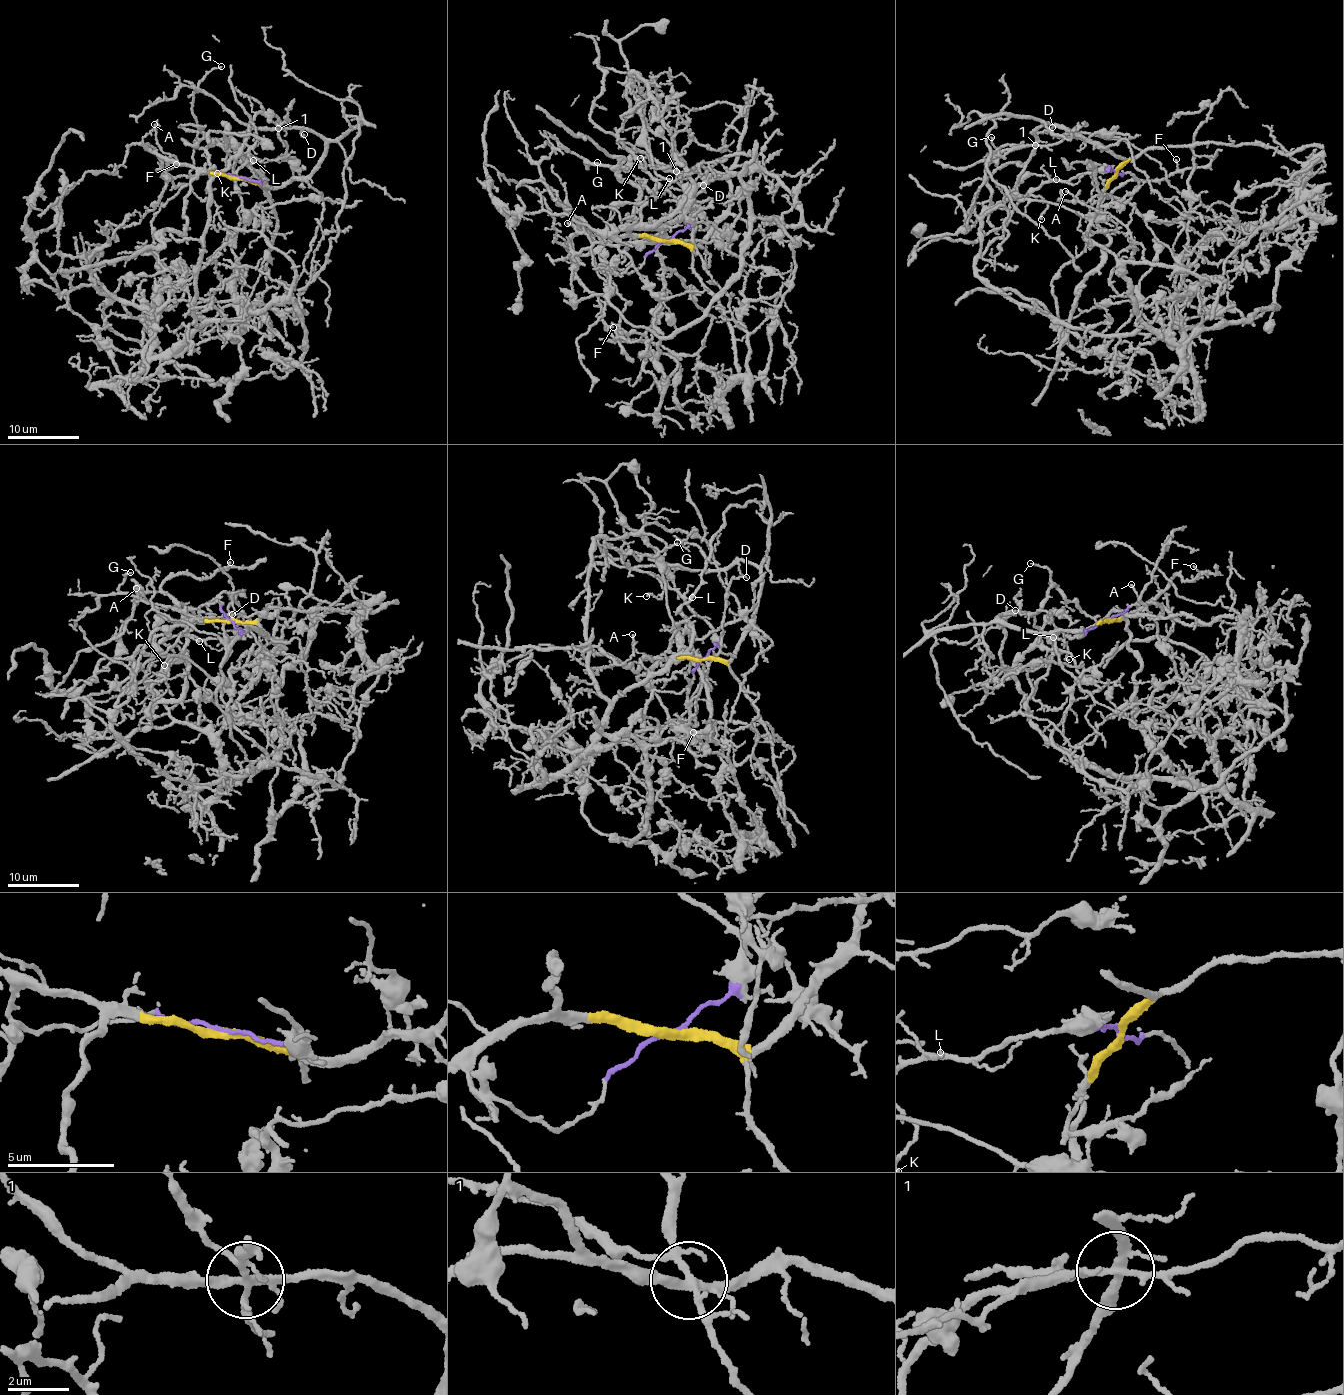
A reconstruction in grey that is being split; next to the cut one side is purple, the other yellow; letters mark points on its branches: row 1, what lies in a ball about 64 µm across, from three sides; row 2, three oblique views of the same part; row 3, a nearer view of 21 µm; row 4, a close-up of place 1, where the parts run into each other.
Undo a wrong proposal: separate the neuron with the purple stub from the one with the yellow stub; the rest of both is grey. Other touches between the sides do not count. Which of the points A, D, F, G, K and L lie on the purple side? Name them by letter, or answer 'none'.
K, L

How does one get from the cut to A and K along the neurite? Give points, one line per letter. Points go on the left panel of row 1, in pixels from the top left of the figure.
A: (237, 178), (181, 164), (176, 158), (162, 151), (153, 124)
K: (237, 178), (259, 183), (262, 178), (265, 180), (230, 146), (226, 148), (225, 169), (217, 173)

